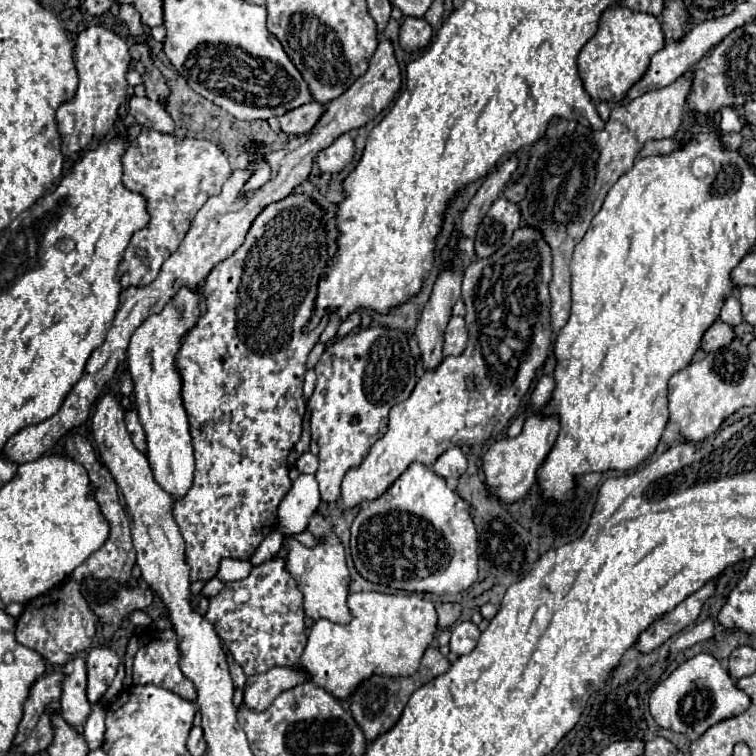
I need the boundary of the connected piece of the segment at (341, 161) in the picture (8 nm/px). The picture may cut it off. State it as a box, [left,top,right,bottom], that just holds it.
[317,133,355,173]

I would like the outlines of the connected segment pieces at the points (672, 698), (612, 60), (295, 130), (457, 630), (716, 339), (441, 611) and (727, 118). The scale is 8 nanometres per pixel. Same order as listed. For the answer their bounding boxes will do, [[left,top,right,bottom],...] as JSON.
[[649,653,751,735],[577,5,665,101],[279,101,325,135],[451,621,479,655],[701,319,735,351],[437,603,461,629],[721,109,743,133]]

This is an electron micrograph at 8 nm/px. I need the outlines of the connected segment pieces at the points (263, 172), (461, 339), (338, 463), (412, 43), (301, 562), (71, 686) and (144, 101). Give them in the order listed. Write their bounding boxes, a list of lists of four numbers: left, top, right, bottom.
[[241,141,271,195],[443,317,467,355],[307,327,417,503],[399,17,433,53],[283,513,351,625],[61,657,91,733],[129,95,175,133]]

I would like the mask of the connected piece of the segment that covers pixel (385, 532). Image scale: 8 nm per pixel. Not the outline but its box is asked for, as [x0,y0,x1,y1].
[351,463,477,595]

